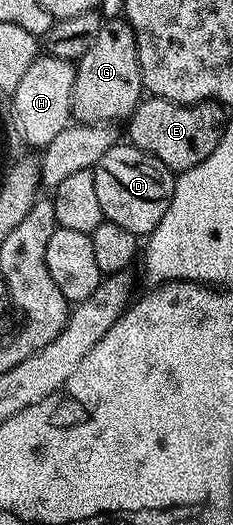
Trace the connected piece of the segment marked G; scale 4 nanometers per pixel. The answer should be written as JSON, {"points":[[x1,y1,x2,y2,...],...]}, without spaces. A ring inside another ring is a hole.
{"points":[[106,18,91,49,76,60,77,76,73,86,72,118,77,123,112,124,112,119,128,120,143,99,139,53,133,26,124,18]]}

